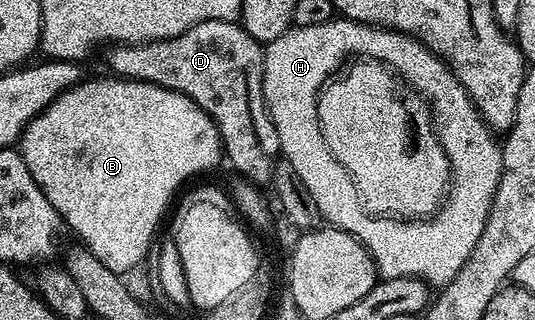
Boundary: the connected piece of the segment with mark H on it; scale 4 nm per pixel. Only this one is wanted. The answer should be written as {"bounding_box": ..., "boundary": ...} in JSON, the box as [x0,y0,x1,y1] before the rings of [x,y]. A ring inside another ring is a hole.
{"bounding_box":[264,17,502,289],"boundary":[[[334,17],[330,21],[326,21],[322,25],[306,25],[305,27],[297,27],[295,25],[289,27],[288,31],[286,33],[282,33],[282,37],[278,37],[275,39],[273,43],[267,44],[267,46],[264,47],[264,100],[266,101],[266,105],[268,106],[268,112],[270,113],[270,117],[274,121],[274,129],[278,129],[278,141],[280,142],[280,155],[283,159],[286,161],[290,161],[290,165],[294,165],[294,170],[298,173],[298,177],[302,177],[302,185],[306,185],[306,189],[310,189],[310,197],[314,197],[314,205],[318,205],[318,209],[320,210],[320,217],[321,220],[325,224],[331,225],[333,227],[336,227],[339,231],[345,231],[346,233],[350,233],[354,236],[354,238],[359,241],[363,245],[365,249],[370,253],[370,257],[374,262],[376,262],[376,273],[377,276],[379,276],[380,279],[393,279],[394,277],[414,277],[415,279],[422,279],[425,283],[431,285],[433,288],[439,289],[442,287],[445,287],[446,284],[456,276],[458,273],[458,269],[462,269],[462,265],[466,265],[466,257],[470,257],[470,253],[474,253],[474,245],[478,245],[478,237],[482,237],[482,229],[486,225],[486,221],[488,220],[488,214],[490,213],[490,209],[492,208],[492,202],[494,201],[494,193],[498,189],[498,181],[502,177],[502,147],[501,144],[498,142],[497,136],[494,134],[491,127],[488,126],[488,123],[480,114],[478,113],[478,109],[474,105],[474,101],[471,99],[471,97],[466,93],[466,89],[462,84],[458,81],[458,77],[454,77],[454,73],[451,71],[451,69],[448,67],[448,64],[444,62],[443,59],[439,59],[433,51],[428,48],[425,43],[422,41],[418,41],[416,38],[414,38],[412,35],[407,35],[406,33],[402,33],[401,31],[391,31],[389,27],[375,27],[374,25],[370,25],[369,23],[359,23],[358,21],[354,21],[353,19],[345,19],[343,17]],[[353,57],[367,57],[369,59],[376,59],[379,61],[383,61],[401,80],[408,79],[408,83],[410,86],[413,87],[414,90],[417,91],[420,95],[425,95],[426,98],[428,98],[428,101],[426,101],[427,106],[430,108],[430,115],[431,118],[434,120],[434,132],[436,135],[436,138],[440,140],[440,145],[442,149],[444,150],[444,153],[446,157],[448,158],[448,164],[451,167],[451,182],[450,186],[448,188],[448,192],[446,194],[446,198],[443,203],[440,204],[440,208],[438,211],[436,211],[435,216],[436,219],[432,223],[408,223],[408,227],[404,227],[404,223],[372,223],[372,219],[368,219],[367,215],[364,215],[363,211],[360,209],[360,207],[357,206],[356,198],[353,195],[353,191],[350,190],[350,184],[348,181],[348,178],[345,178],[344,171],[340,170],[340,167],[336,166],[336,163],[333,162],[332,156],[328,155],[328,151],[325,151],[324,143],[321,143],[321,130],[319,129],[319,115],[318,115],[318,109],[316,108],[315,98],[318,97],[318,93],[320,90],[323,89],[325,83],[329,82],[330,77],[335,76],[332,75],[335,73],[336,70],[339,69],[340,66],[343,65],[344,62],[347,64],[349,60],[351,60]]]}

